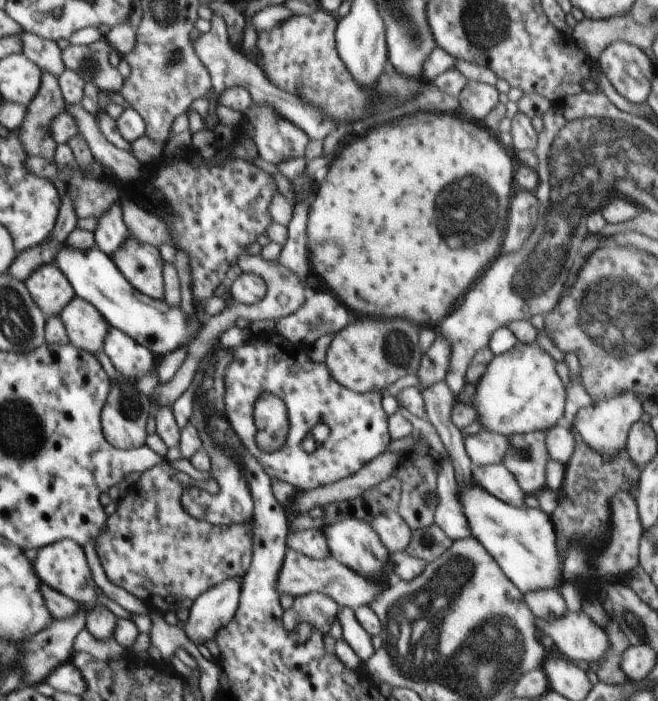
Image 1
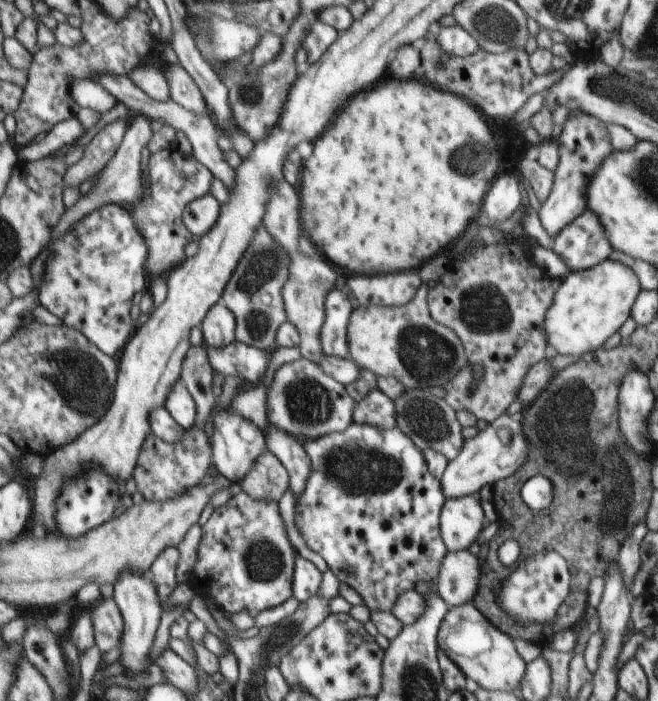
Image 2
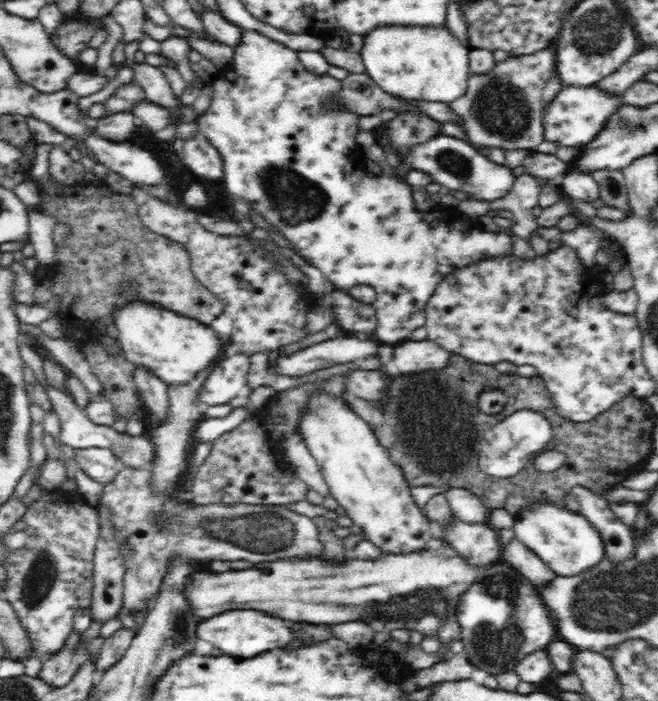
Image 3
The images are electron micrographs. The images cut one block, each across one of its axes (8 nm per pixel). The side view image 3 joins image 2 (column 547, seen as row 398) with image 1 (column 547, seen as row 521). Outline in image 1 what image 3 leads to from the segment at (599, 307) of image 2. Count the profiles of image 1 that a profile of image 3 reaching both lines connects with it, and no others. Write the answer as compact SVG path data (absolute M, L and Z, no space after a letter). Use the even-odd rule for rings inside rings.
M517 341L505 353L493 355L483 376L476 383L474 400L471 404L475 418L483 426L483 430L507 437L511 434L545 432L555 426L555 422L562 418L564 412L564 387L561 378L555 372L555 365L555 360L535 343L521 344Z

